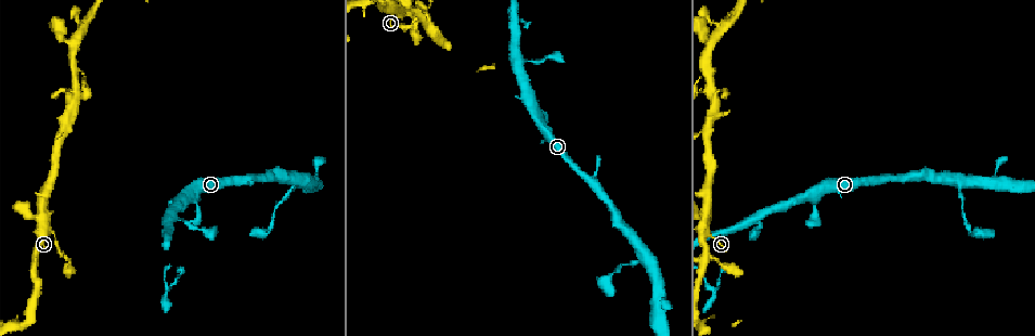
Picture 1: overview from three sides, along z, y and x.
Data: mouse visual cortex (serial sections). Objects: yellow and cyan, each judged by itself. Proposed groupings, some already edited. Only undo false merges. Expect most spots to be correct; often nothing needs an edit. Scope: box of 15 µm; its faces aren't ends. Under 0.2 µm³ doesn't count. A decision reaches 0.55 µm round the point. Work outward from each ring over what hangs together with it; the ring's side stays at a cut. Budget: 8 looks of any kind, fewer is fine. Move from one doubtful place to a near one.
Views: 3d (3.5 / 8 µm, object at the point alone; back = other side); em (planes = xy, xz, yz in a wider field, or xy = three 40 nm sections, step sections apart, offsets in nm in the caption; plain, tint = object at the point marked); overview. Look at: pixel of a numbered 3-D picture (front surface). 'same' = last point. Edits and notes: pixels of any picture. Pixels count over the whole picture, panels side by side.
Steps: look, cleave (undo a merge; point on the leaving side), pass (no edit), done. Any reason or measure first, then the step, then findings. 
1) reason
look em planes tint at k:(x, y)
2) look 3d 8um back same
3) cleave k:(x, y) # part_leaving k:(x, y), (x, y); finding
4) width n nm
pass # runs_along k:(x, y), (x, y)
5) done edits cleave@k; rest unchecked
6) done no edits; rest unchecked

abrupt turn
look 3d 3.5um at 1:(59, 130)

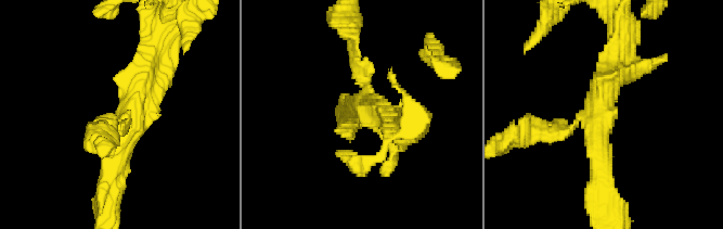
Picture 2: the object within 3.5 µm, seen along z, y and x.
look em xy step 1 tint at 2:(596, 121)

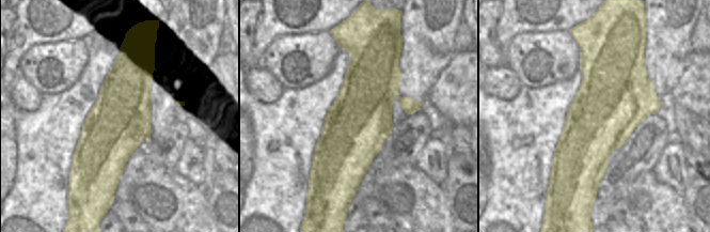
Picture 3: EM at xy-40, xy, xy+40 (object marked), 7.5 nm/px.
pass # runs_along 2:(110, 190), (113, 153), (150, 56); all the same cell

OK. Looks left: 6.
arms part here
look em xy step 2 tint at 1:(705, 70)

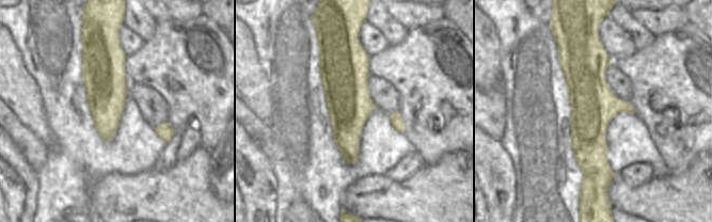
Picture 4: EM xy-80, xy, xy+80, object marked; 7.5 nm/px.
look 3d 3.5um same

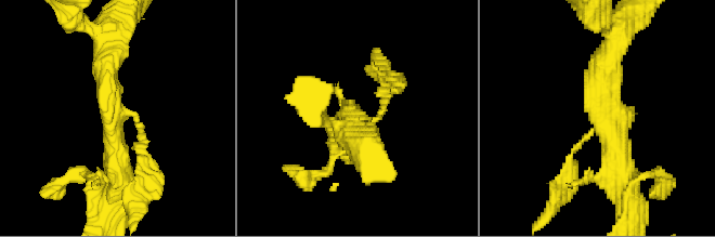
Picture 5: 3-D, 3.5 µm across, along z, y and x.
arms 3; arm_widths 100, 350, 400 nm
pass # runs_along 5:(116, 184), (103, 44); continuous, no second cell

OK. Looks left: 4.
small branch off a trunk
look 3d 3.5um at 1:(961, 183)

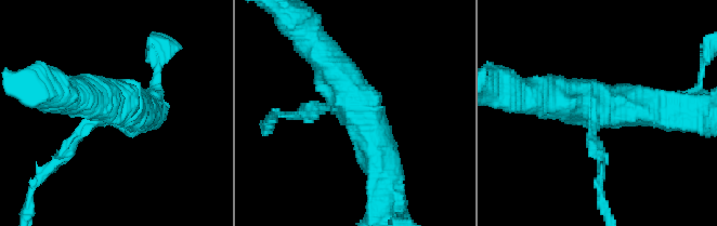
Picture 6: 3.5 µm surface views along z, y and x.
arms 3; arm_widths 150, 500, 500 nm; now the EM
look em planes tint at 6:(92, 121)

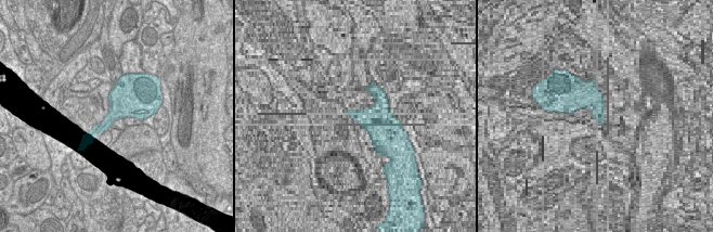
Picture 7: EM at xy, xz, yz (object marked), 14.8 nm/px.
pass # runs_along 6:(313, 47), (347, 82), (382, 165); continuous, no second cell

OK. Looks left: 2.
done no edits; rest unchecked

